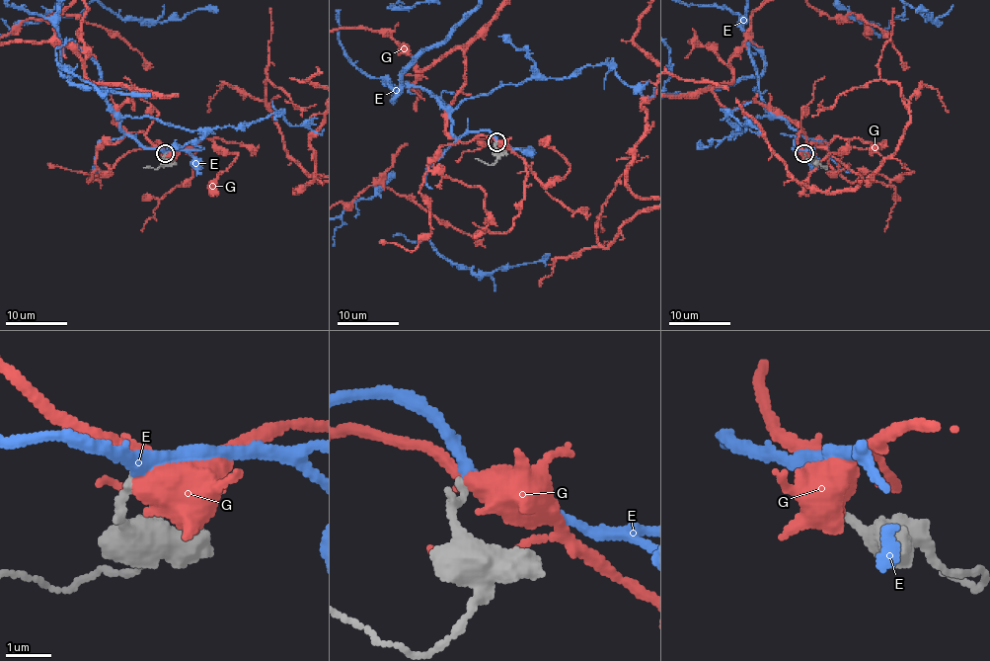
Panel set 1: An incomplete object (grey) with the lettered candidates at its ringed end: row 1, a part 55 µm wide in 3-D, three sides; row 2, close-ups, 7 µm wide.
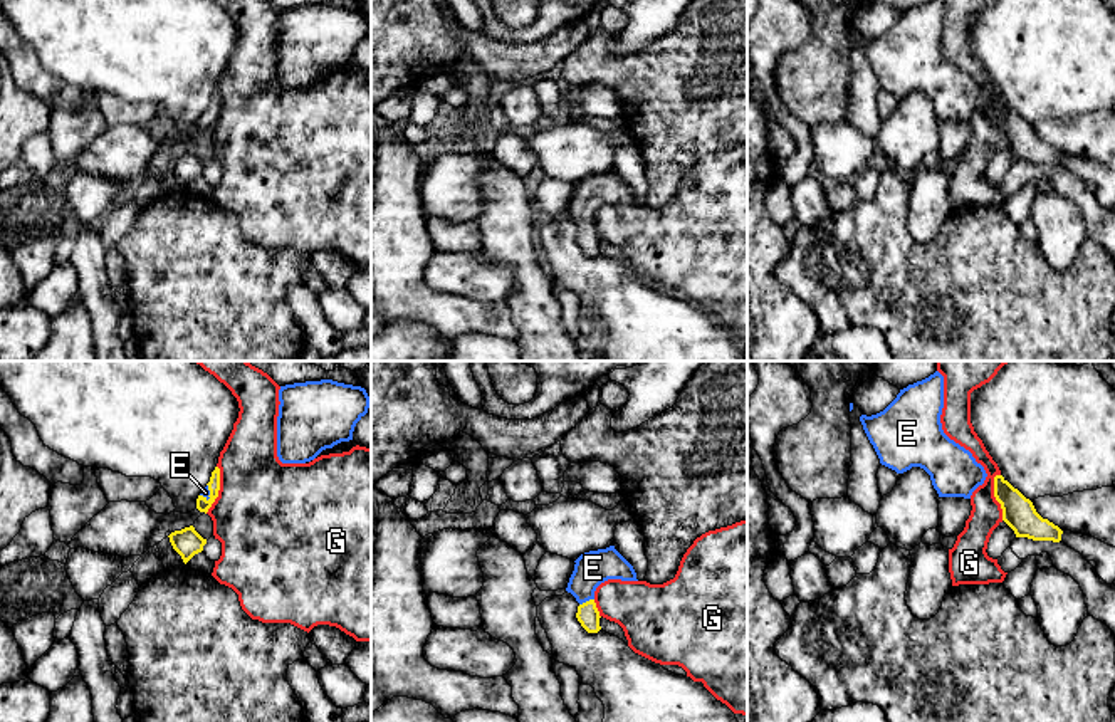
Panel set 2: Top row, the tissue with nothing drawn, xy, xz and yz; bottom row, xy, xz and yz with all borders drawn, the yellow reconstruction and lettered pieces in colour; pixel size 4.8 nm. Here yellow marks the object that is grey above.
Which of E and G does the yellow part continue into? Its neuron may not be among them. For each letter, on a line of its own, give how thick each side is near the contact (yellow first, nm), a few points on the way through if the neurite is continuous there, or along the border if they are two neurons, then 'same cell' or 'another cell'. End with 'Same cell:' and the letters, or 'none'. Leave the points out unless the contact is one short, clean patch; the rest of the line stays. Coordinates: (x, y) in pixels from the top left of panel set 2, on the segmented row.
E: 110/160 nm | across xz (588, 615), (586, 601), (586, 576), (593, 568) | same cell
G: 160/150 nm | along yz (996, 474), (994, 499), (999, 504), (1003, 519) | another cell
Same cell: E

